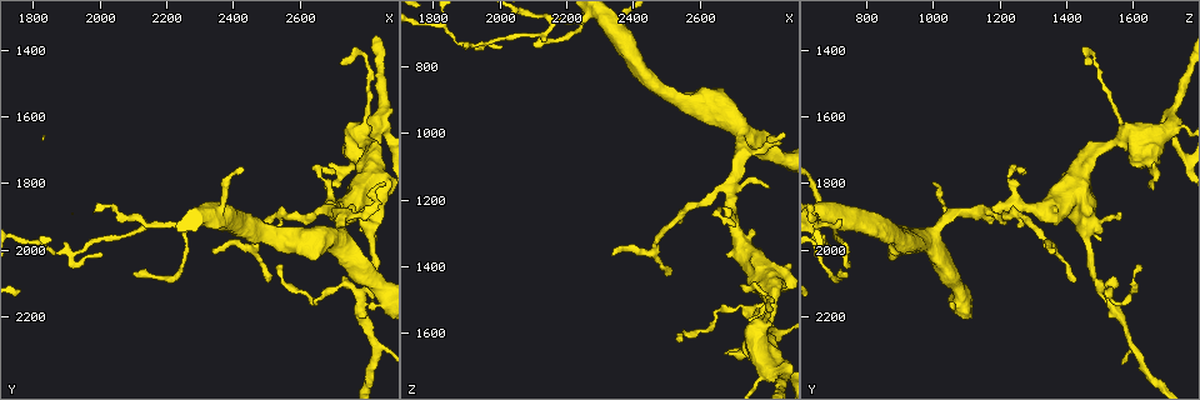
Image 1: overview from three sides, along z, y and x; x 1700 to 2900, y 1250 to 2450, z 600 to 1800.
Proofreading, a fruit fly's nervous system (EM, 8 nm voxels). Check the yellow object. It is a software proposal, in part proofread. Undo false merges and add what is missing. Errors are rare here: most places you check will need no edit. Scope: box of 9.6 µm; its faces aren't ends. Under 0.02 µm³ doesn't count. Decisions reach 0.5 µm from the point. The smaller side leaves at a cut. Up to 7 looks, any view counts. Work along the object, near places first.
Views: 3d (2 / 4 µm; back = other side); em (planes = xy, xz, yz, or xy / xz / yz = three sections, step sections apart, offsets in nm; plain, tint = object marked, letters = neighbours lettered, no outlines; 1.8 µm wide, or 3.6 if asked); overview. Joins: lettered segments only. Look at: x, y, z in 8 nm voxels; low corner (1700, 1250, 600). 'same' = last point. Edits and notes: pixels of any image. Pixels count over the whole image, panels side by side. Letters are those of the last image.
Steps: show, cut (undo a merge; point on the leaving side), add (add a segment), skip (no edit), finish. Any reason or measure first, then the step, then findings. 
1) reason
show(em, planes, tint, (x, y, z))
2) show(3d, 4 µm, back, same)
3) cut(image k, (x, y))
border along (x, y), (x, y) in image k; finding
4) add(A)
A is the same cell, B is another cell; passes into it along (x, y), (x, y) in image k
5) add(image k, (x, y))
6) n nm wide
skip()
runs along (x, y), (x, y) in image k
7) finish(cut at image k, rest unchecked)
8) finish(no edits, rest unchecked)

sharp bend
show(3d, 4 µm, (2820, 1620, 1720))

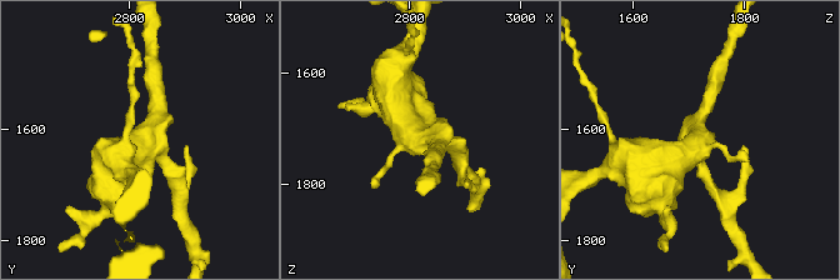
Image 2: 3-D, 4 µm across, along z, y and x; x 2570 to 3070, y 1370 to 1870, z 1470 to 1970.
4 arms
show(em, planes, letters, (2825, 1625, 1715))

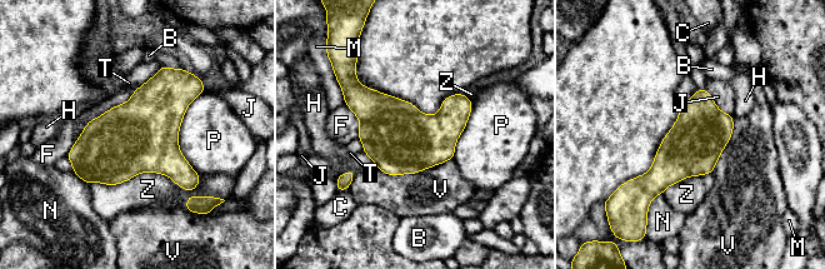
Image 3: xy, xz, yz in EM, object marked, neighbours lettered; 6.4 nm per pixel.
360 nm wide
skip()
B, C, F, H, J, M, N, P, T, V and Z are other cells; border along (453, 158), (416, 173), (379, 170) in image 3; continuous, no second neuron

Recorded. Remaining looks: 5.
branch stops here
show(3d, 2 µm, (2540, 2050, 1620))

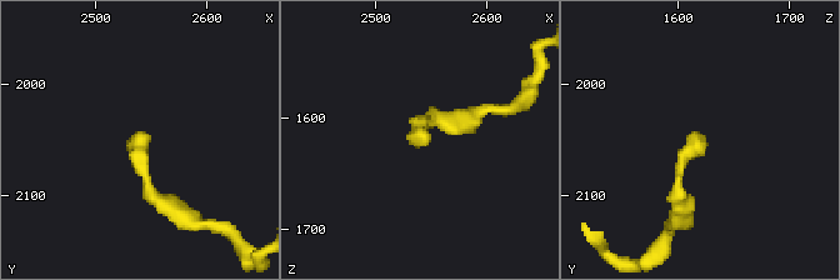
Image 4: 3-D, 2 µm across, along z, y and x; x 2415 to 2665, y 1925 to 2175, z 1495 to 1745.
now the EM
show(em, planes, tint, (2548, 2050, 1622))

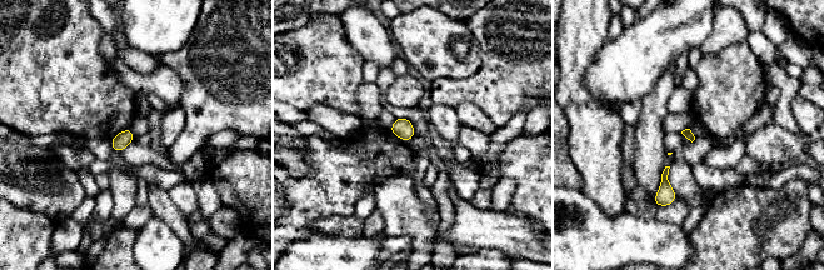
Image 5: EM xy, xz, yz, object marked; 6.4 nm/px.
see the neighbours
show(em, planes, letters, same)

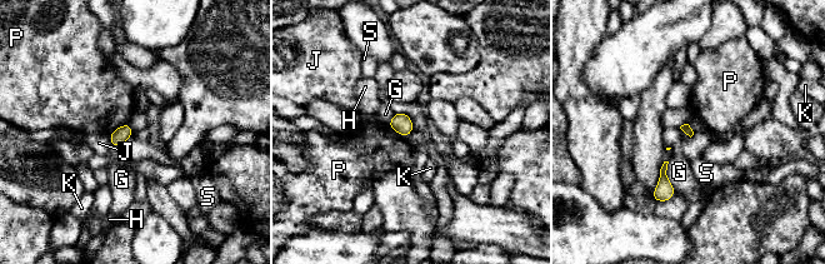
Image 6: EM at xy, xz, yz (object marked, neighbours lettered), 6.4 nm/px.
skip()
G, H, J, K, P and S are other cells; none of them fits

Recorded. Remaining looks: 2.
branch point
show(em, planes, letters, (2790, 2120, 1510))

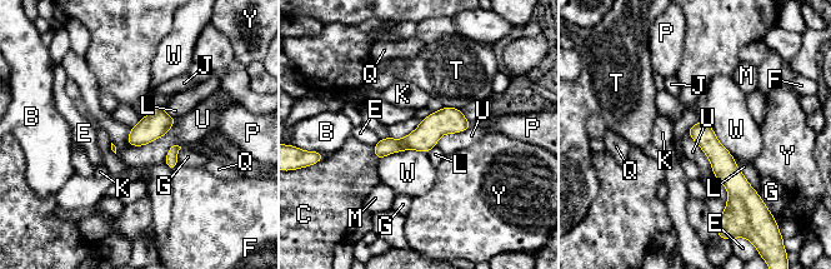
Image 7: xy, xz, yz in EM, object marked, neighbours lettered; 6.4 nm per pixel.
skip()
B, C, E, F, G, J, K, L, M, P, Q, T, U, W and Y are other cells; runs along (466, 124), (376, 149) in image 7; one neuron here

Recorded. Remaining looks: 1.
finish(no edits, rest unchecked)

